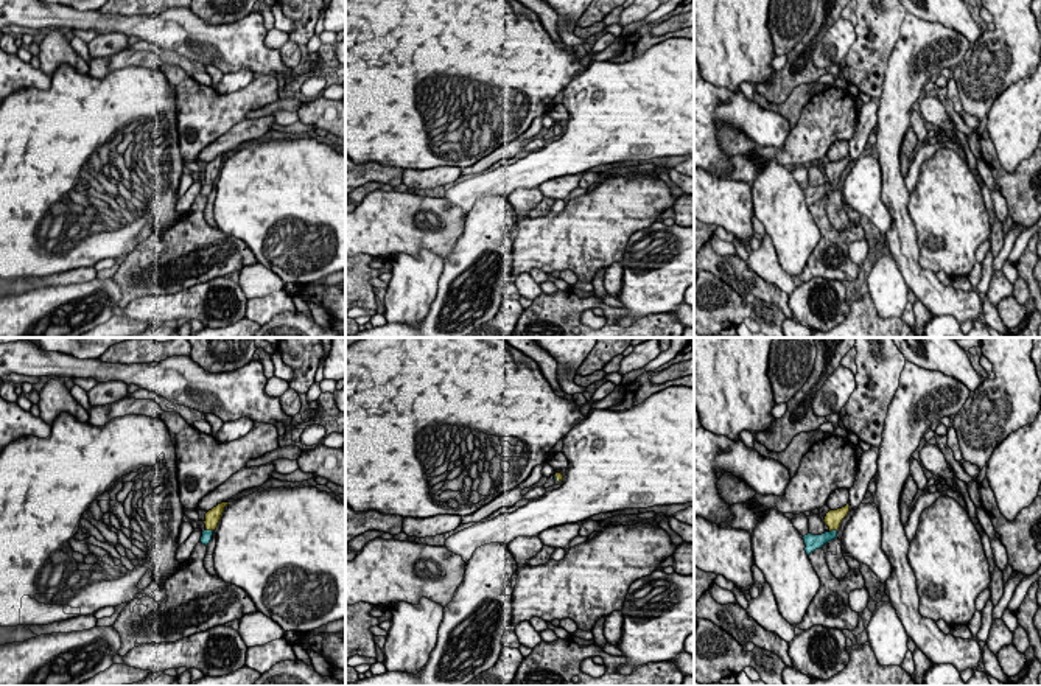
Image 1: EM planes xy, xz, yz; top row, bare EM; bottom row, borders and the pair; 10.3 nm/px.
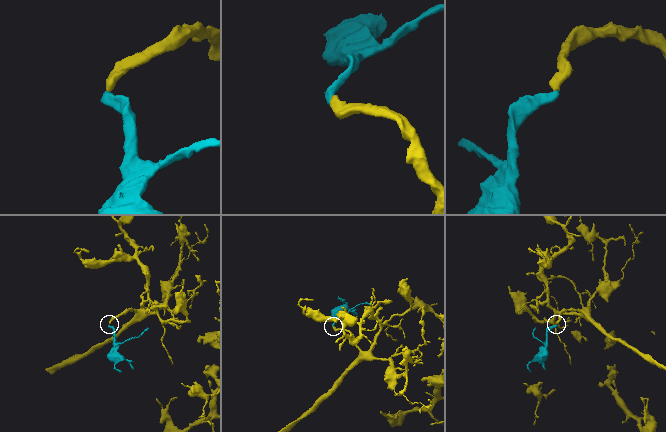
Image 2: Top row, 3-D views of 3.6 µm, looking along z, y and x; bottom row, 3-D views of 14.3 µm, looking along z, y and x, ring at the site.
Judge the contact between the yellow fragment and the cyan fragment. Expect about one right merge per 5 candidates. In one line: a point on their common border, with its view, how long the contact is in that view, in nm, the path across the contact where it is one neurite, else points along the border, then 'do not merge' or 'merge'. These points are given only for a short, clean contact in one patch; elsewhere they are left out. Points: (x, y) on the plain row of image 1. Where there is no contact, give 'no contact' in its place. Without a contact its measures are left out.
yz (833, 181) | 90 nm | across yz (833, 170), (833, 181), (823, 190), (813, 193) | merge

